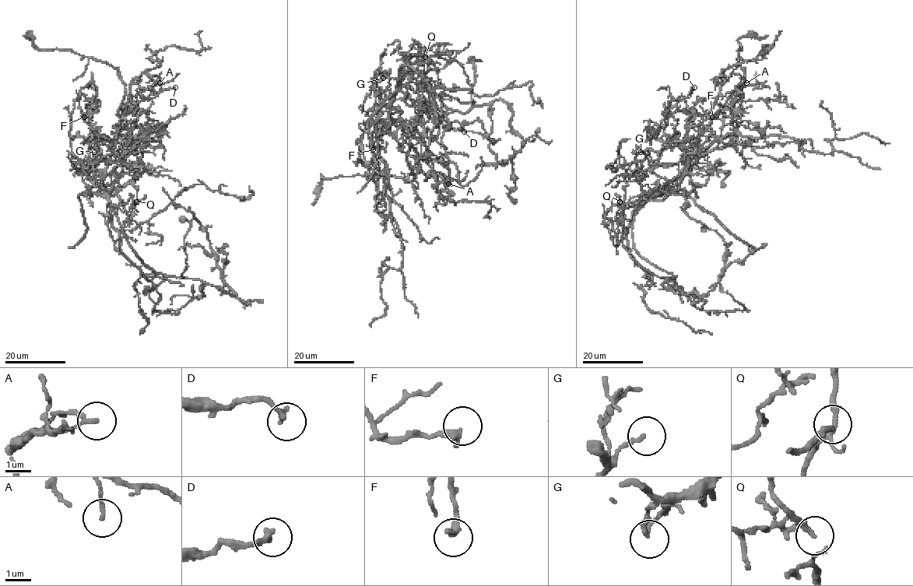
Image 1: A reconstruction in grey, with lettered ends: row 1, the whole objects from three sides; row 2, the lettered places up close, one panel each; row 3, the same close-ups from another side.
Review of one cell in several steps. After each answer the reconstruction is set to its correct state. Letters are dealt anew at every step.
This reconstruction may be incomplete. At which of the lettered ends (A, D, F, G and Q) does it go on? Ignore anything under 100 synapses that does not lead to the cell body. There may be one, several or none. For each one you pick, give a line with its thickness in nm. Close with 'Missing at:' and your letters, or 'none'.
Missing at: none

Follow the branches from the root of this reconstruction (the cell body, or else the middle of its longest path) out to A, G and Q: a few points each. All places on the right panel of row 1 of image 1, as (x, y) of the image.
A: (633, 226), (635, 213), (647, 201), (664, 190), (679, 187), (696, 139), (709, 124), (714, 102), (746, 82)
G: (633, 226), (635, 213), (650, 196), (640, 188), (644, 176), (637, 169), (635, 159), (640, 152)
Q: (633, 226), (637, 210), (626, 236), (618, 243), (616, 250), (603, 220), (605, 212), (619, 201)

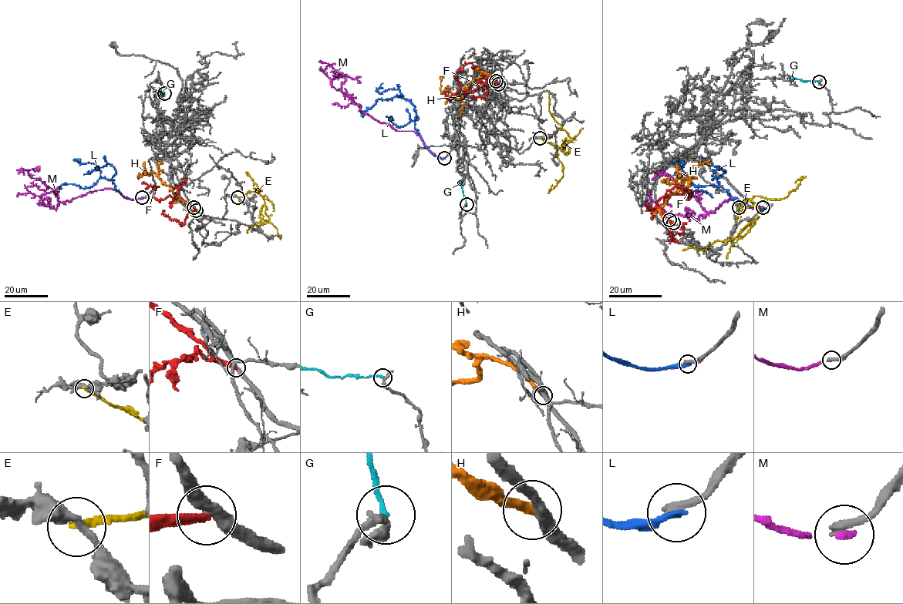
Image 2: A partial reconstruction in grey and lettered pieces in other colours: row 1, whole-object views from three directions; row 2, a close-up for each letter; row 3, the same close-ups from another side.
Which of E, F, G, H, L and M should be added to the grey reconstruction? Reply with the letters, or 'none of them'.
none of them

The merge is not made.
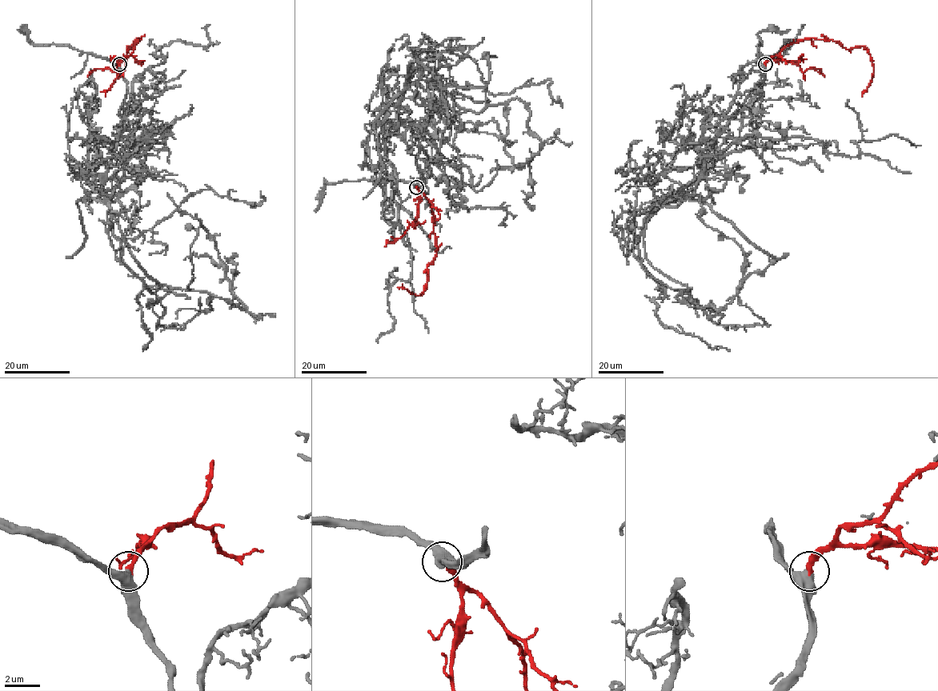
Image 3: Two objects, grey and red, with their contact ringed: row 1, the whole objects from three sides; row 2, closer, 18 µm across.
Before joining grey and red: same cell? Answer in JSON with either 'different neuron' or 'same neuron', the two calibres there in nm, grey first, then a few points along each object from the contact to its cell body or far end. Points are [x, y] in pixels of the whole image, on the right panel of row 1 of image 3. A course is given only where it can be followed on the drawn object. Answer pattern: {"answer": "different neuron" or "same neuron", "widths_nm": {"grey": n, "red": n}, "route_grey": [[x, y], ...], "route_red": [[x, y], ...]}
{"answer": "same neuron", "widths_nm": {"grey": 480, "red": 300}, "route_grey": [[765, 64], [643, 237], [691, 289], [677, 298], [723, 308], [743, 252], [700, 193]], "route_red": [[765, 64], [791, 43], [808, 38], [831, 39], [844, 48], [863, 46], [870, 54], [873, 76], [862, 97]]}

